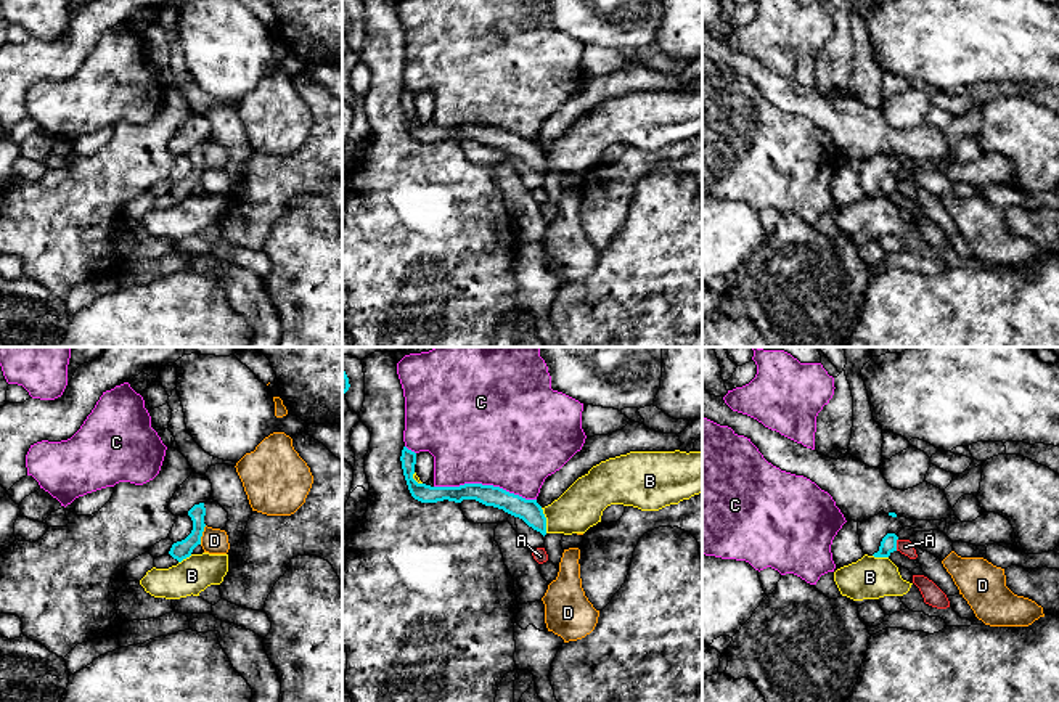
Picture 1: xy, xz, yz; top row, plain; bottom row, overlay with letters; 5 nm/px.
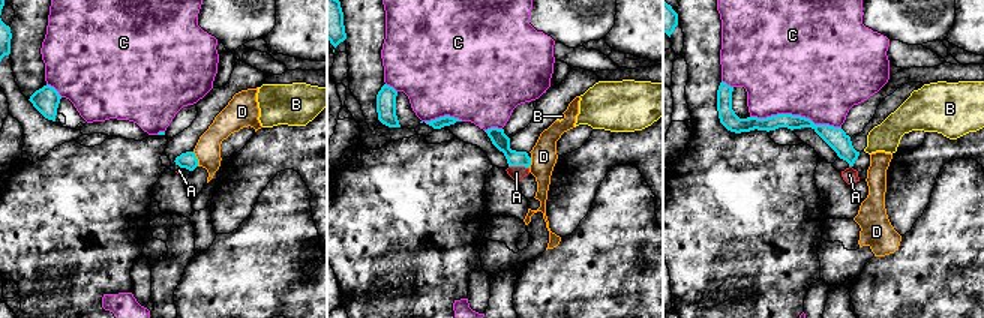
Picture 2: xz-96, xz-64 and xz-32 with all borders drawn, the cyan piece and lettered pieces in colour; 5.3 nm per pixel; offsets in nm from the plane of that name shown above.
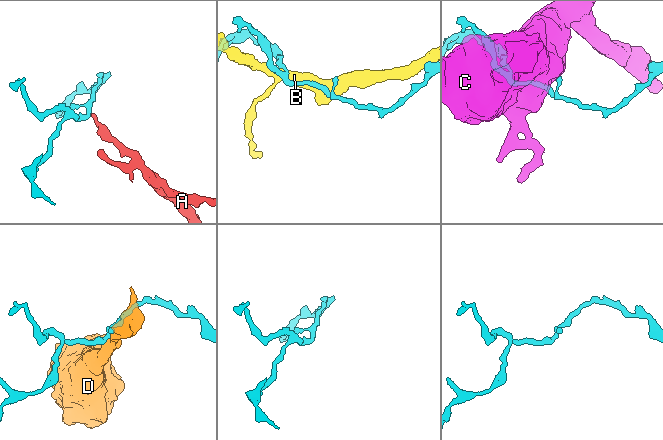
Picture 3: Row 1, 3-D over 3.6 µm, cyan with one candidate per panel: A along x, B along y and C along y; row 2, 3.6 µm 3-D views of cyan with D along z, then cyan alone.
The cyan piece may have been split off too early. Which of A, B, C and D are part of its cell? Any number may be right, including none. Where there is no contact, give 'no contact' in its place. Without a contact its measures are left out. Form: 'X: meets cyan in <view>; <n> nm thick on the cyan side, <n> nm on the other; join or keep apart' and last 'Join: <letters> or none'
A: meets cyan in yz; 80 nm thick on the cyan side, 80 nm on the other; keep apart
B: meets cyan in xz; 110 nm thick on the cyan side, 220 nm on the other; keep apart
C: meets cyan in xz; 110 nm thick on the cyan side, 480 nm on the other; keep apart
D: meets cyan in xy; 90 nm thick on the cyan side, 130 nm on the other; keep apart
Join: none

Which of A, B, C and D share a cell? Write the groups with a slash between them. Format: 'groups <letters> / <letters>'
groups A / B / C / D

